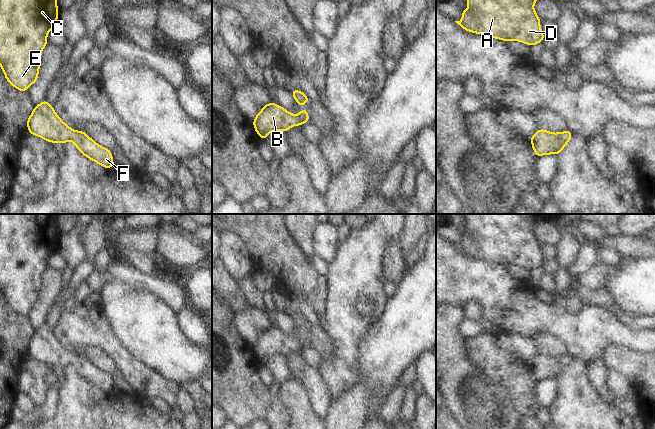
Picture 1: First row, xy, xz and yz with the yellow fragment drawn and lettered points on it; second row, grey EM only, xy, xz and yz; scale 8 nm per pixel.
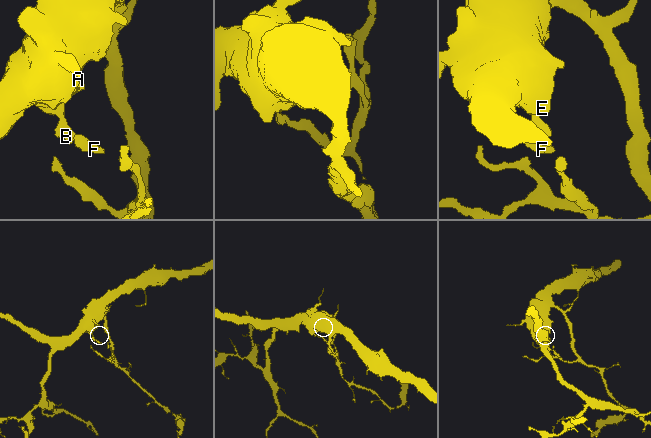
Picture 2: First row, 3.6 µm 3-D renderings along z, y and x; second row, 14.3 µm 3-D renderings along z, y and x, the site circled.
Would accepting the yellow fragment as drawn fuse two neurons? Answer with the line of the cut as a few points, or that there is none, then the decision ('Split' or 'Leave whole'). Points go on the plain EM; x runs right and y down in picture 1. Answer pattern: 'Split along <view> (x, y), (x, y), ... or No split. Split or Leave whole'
No split. Leave whole

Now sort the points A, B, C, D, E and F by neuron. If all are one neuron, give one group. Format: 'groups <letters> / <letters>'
groups A B C D E F

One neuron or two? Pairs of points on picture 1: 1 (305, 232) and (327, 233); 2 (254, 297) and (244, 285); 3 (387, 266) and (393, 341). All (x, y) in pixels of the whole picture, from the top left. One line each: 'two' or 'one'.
1: two
2: one
3: two

